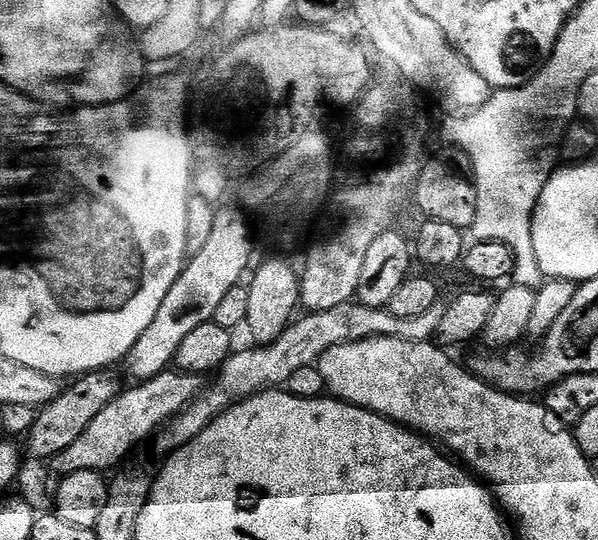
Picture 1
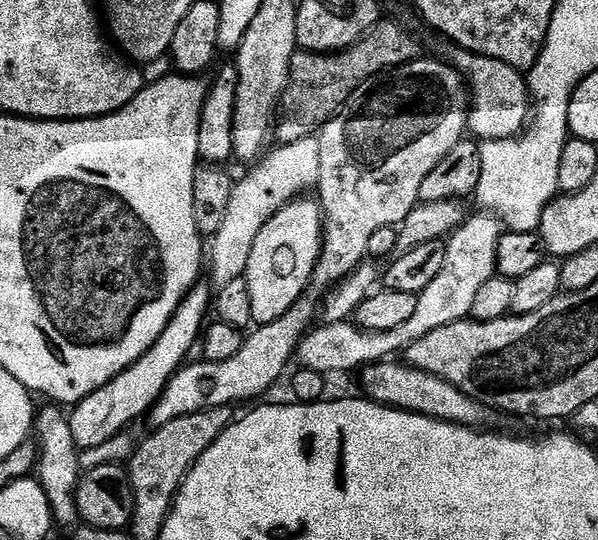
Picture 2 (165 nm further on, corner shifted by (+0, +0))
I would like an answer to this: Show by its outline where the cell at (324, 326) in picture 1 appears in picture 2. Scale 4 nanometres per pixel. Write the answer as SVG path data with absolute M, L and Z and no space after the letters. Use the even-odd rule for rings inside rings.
M491 214L469 215L464 223L447 237L446 263L442 265L442 274L418 294L418 306L410 317L410 322L397 326L394 330L366 330L354 322L338 324L321 323L321 328L313 327L308 335L296 347L295 359L299 367L318 370L325 374L331 372L352 372L363 370L370 364L391 361L399 354L407 353L418 338L426 338L430 330L438 326L450 326L459 320L471 317L474 297L485 282L496 275L496 250L502 225Z

